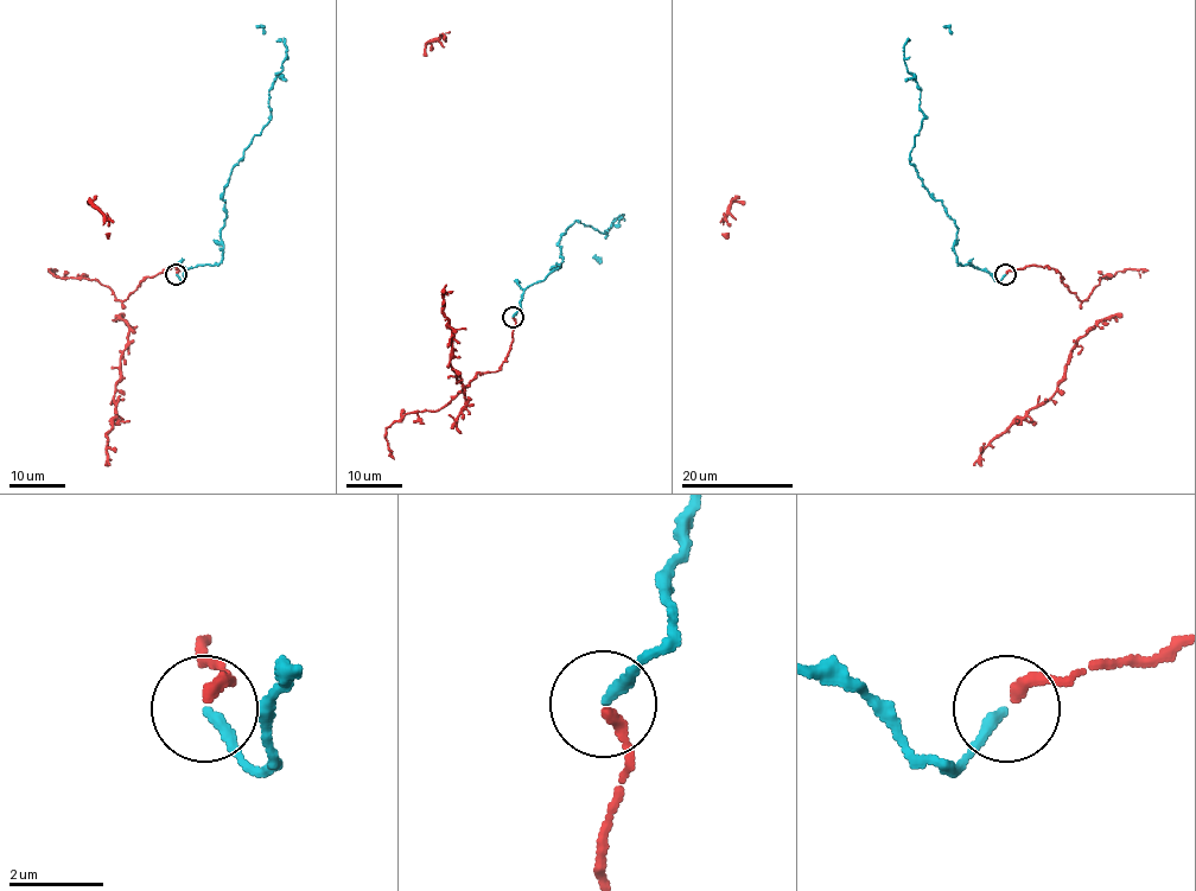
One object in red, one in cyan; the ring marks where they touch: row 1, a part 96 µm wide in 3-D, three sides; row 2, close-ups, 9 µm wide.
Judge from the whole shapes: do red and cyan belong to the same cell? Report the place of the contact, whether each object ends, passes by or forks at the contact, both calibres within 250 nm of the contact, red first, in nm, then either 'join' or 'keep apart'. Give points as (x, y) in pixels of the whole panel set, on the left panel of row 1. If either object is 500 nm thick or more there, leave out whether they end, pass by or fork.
(176, 274) | red ends | cyan ends | 260/240 nm | join

